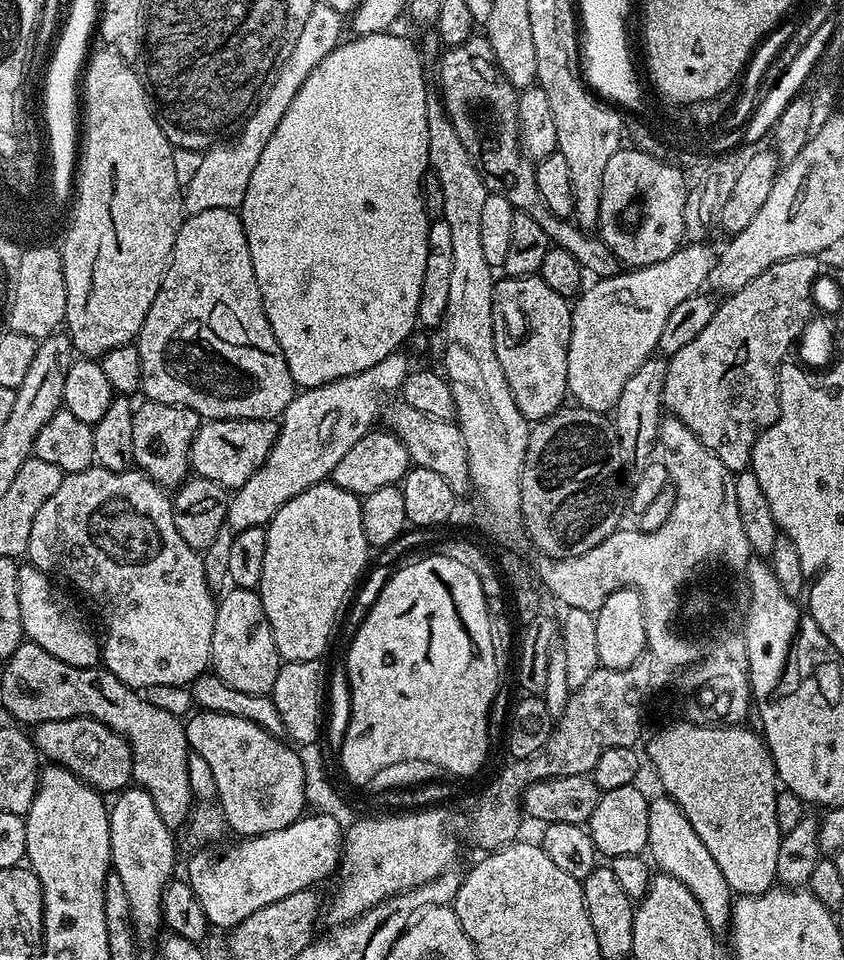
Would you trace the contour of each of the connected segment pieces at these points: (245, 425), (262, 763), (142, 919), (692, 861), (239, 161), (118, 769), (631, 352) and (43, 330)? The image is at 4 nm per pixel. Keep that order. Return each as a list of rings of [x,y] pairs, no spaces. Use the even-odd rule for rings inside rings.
[[[208,420],[196,429],[190,445],[190,468],[197,477],[213,480],[226,490],[241,488],[257,468],[268,458],[268,451],[276,441],[277,425],[272,420]]]
[[[200,714],[192,721],[187,721],[188,746],[204,759],[212,780],[216,783],[218,807],[226,821],[227,827],[233,828],[237,837],[264,835],[270,831],[282,830],[305,815],[304,776],[302,762],[295,747],[289,746],[279,735],[273,734],[261,724],[241,716],[223,714]]]
[[[128,786],[117,796],[120,797],[114,802],[111,801],[108,813],[112,868],[118,874],[118,878],[122,878],[122,886],[126,886],[126,898],[130,901],[133,929],[141,937],[143,937],[142,935],[152,936],[159,928],[162,928],[160,900],[164,897],[164,890],[173,879],[172,871],[176,868],[176,844],[172,841],[173,829],[164,821],[162,814],[158,814],[158,810],[154,806],[154,798],[146,789],[139,786]]]
[[[663,794],[657,796],[649,801],[647,808],[649,817],[647,851],[651,861],[654,864],[656,862],[665,875],[678,878],[694,894],[694,898],[698,899],[698,904],[702,906],[703,917],[713,931],[722,932],[722,929],[725,931],[731,925],[734,903],[732,888],[723,877],[718,862],[711,857],[710,850],[695,833],[690,820],[683,814],[681,807],[669,796]]]
[[[326,2],[313,3],[310,18],[306,20],[306,26],[302,26],[298,42],[294,42],[294,50],[290,50],[262,99],[243,121],[239,129],[240,137],[229,148],[213,147],[207,153],[209,156],[201,162],[200,169],[193,174],[192,181],[189,184],[187,181],[182,204],[189,213],[219,208],[239,209],[240,203],[246,198],[246,186],[250,186],[250,174],[254,174],[254,166],[258,166],[258,158],[262,158],[262,150],[266,150],[266,142],[270,142],[278,122],[282,122],[286,110],[290,110],[291,103],[302,90],[306,78],[310,78],[310,74],[320,65],[322,58],[326,58],[326,54],[330,54],[336,49],[337,44],[341,43],[340,20],[341,13],[334,11]]]
[[[57,718],[37,723],[34,728],[34,743],[41,753],[49,756],[49,761],[58,762],[59,767],[68,769],[69,772],[80,777],[81,780],[92,785],[97,790],[116,788],[120,790],[133,779],[134,757],[132,749],[125,737],[119,732],[112,731],[99,720],[91,718]]]
[[[692,242],[688,246],[677,248],[673,256],[656,264],[645,264],[635,270],[624,270],[608,279],[601,279],[593,288],[585,287],[579,293],[575,301],[577,304],[572,308],[572,333],[568,343],[568,392],[579,407],[601,414],[607,413],[607,408],[608,411],[615,409],[626,378],[630,378],[630,374],[634,374],[634,370],[638,370],[638,366],[642,366],[657,351],[659,335],[670,312],[680,302],[695,297],[701,291],[699,288],[706,284],[714,256],[703,248],[703,243]]]
[[[54,246],[28,253],[21,264],[19,287],[10,292],[12,309],[8,312],[7,327],[18,334],[32,336],[37,342],[53,335],[57,331],[55,328],[64,324],[66,302],[63,292],[66,278],[60,277],[57,257],[58,252]]]

